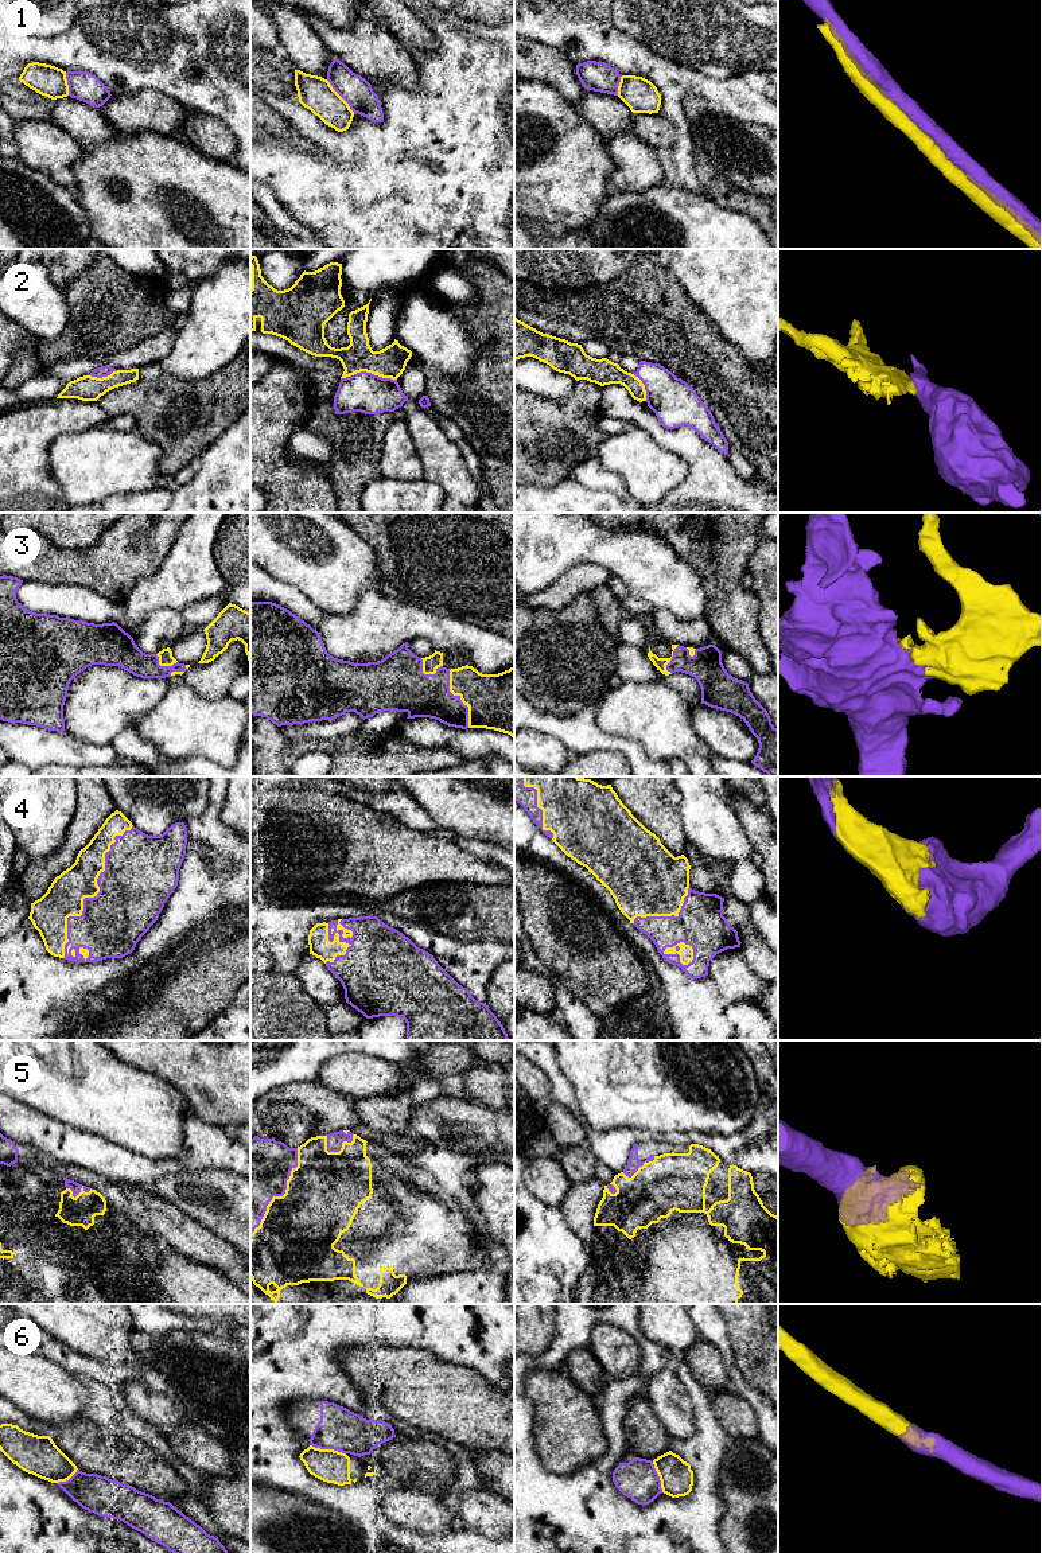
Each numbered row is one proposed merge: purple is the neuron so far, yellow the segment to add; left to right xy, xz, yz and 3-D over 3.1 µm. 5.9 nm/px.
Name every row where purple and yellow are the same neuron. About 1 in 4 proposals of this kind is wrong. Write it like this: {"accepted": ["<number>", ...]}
{"accepted": ["3", "4", "5"]}

